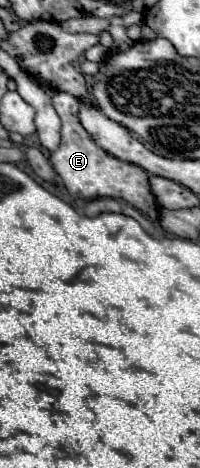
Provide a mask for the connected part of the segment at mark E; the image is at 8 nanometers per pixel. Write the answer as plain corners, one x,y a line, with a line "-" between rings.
57,92
53,96
53,106
63,122
61,126
61,144
59,148
51,154
51,164
57,170
57,174
63,180
63,186
69,190
73,198
83,196
87,200
93,198
115,198
115,200
125,200
133,204
137,210
141,210
145,216
151,220
159,218
159,206
155,196
151,194
149,178
147,172
131,162
123,162
115,156
109,156
105,150
97,148
97,144
87,136
83,124
77,120
77,108
79,100
71,94

